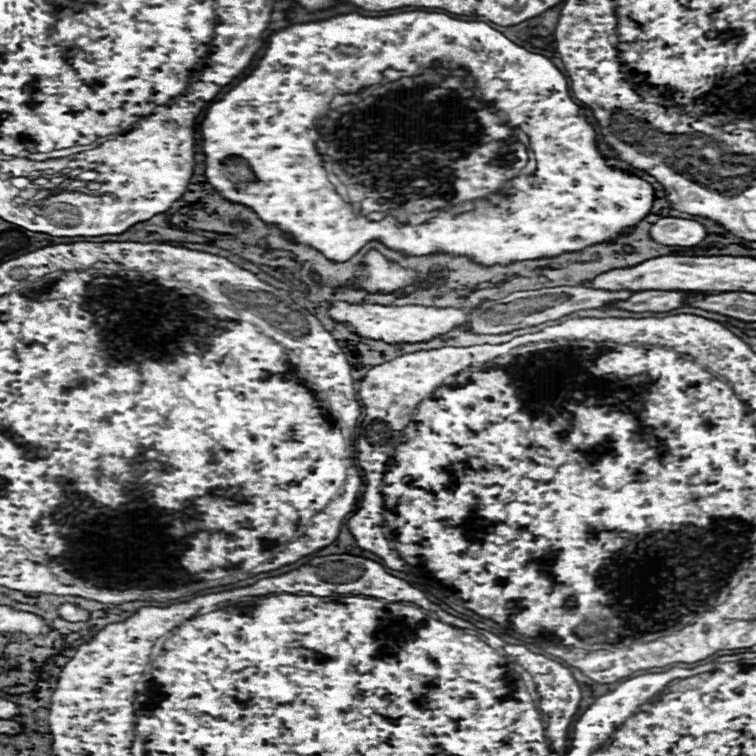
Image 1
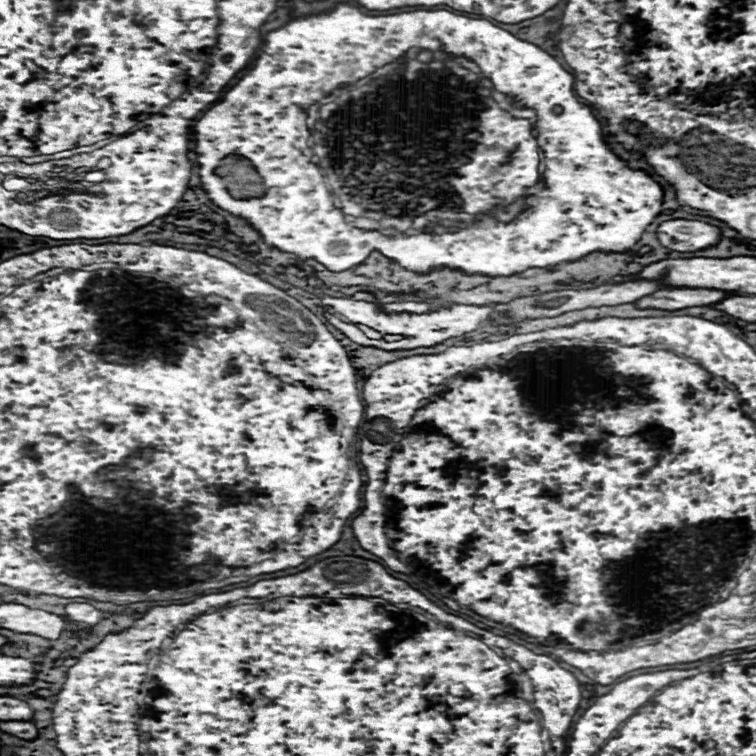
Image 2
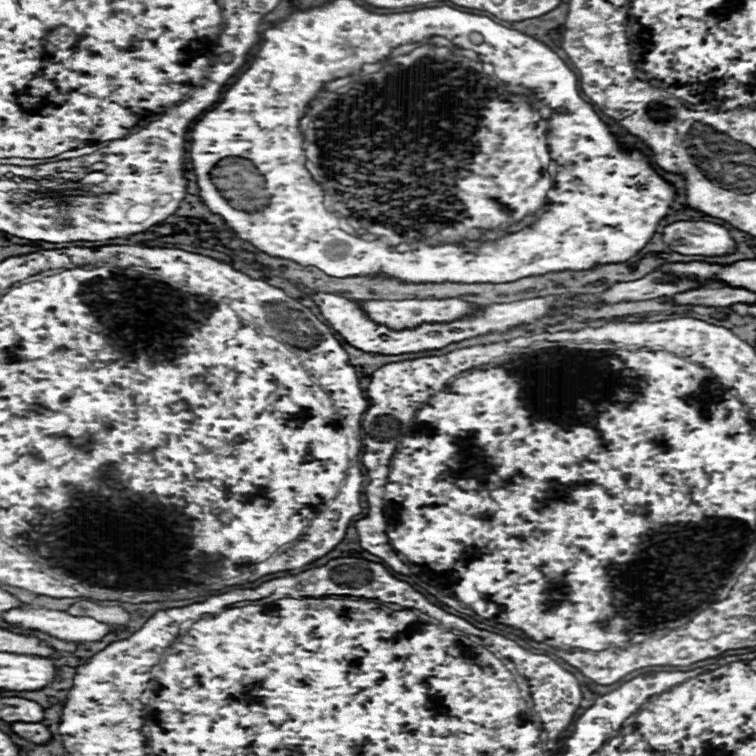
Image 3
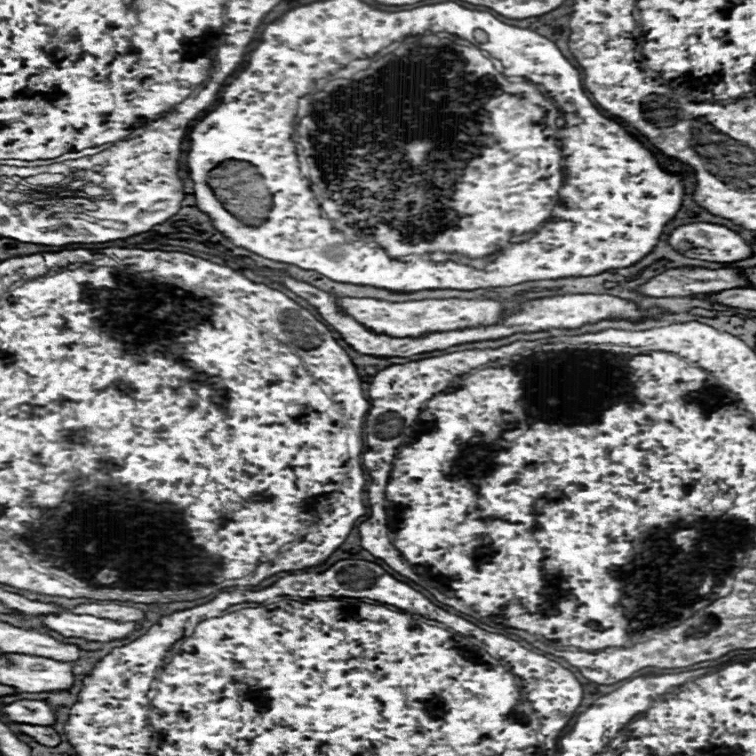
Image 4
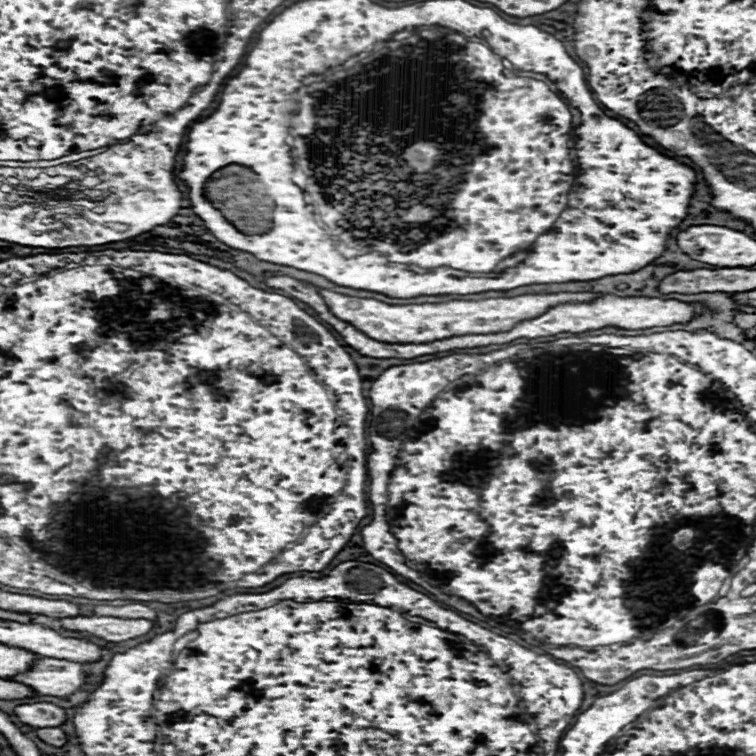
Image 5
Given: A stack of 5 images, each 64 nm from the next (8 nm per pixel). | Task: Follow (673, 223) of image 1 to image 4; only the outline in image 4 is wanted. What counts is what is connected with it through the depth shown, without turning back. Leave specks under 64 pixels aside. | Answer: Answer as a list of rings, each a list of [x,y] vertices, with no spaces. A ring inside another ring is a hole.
[[[708,222],[684,224],[670,234],[674,250],[688,258],[706,262],[740,262],[752,256],[752,244],[746,242],[738,232]]]

